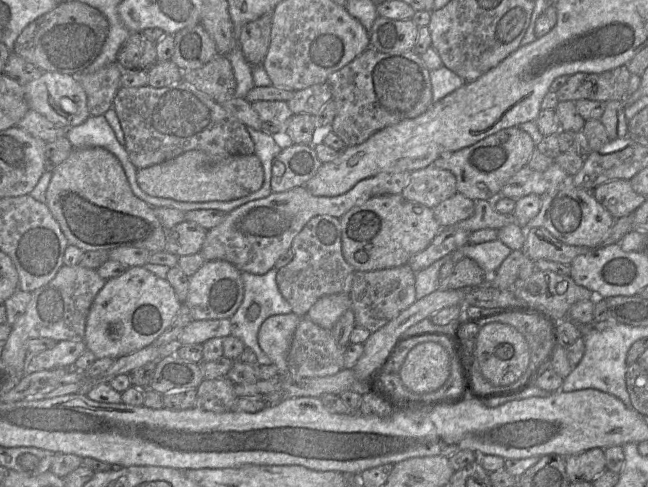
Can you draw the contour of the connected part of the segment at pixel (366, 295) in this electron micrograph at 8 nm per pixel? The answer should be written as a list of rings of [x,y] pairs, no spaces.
[[[407,264],[374,271],[355,271],[349,295],[356,325],[375,332],[416,301],[415,272]]]

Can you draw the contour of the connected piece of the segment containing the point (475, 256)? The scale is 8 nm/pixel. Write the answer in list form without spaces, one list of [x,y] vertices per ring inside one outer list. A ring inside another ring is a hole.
[[[499,239],[480,244],[468,243],[460,248],[459,251],[465,257],[475,260],[487,274],[495,273],[505,258],[512,252]]]

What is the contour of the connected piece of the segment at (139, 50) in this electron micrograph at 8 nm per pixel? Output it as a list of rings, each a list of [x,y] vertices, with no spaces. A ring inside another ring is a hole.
[[[131,33],[117,55],[117,63],[123,70],[150,69],[157,62],[156,42],[143,33]]]

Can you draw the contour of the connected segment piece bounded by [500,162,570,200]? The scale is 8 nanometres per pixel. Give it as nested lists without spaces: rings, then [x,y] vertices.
[[[555,162],[545,171],[536,171],[526,165],[507,181],[500,191],[500,197],[514,200],[529,194],[542,197],[548,190],[554,190],[569,178],[566,171]]]

